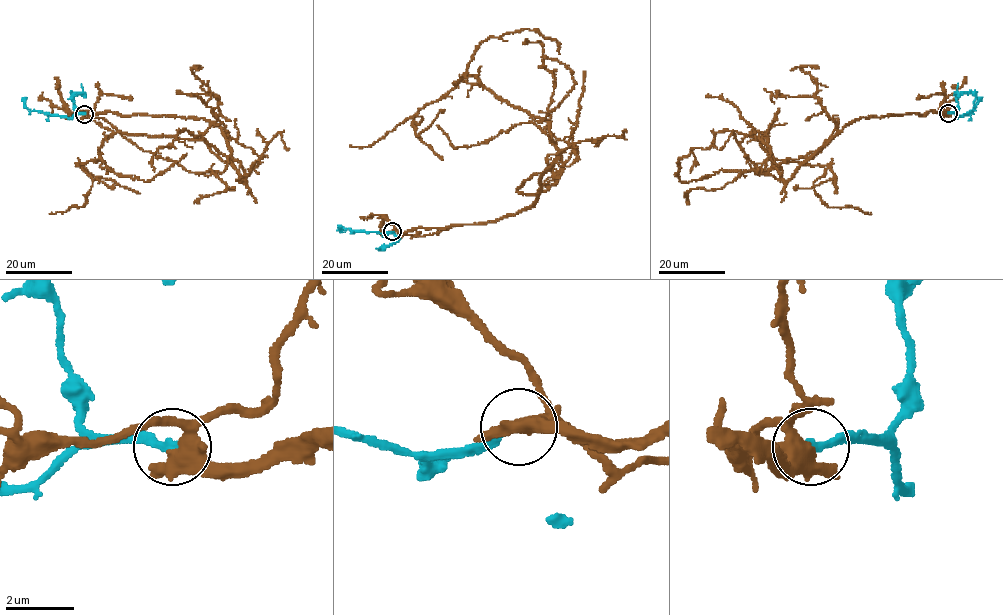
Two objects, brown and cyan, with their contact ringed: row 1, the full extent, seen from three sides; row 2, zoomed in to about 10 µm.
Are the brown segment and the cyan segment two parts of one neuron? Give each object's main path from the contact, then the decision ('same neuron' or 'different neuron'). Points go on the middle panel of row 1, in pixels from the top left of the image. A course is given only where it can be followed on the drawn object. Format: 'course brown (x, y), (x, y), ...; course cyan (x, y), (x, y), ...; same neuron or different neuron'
course brown (393, 231), (531, 207), (560, 153), (547, 122), (473, 76), (426, 104), (419, 124), (350, 145); course cyan (393, 231), (382, 233), (339, 226), (341, 231); different neuron

